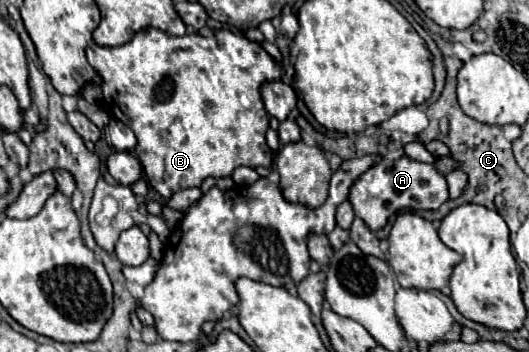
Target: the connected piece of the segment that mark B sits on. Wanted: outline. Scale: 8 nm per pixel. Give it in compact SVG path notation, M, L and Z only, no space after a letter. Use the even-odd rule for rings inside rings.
M145 28L145 30L137 32L131 42L121 44L121 46L107 48L107 46L97 46L95 42L91 42L87 46L87 60L103 78L103 86L101 86L103 88L103 104L111 108L111 114L115 118L125 122L135 132L135 136L137 136L137 158L143 164L149 186L153 186L165 200L183 188L201 186L201 182L209 176L225 178L225 176L231 176L231 172L239 166L249 166L249 168L265 166L265 168L269 168L273 164L273 150L267 146L267 140L265 140L265 132L269 128L269 114L267 114L263 100L261 100L261 86L263 86L263 82L281 80L281 64L277 64L257 42L251 42L245 36L237 36L231 30L217 30L215 36L205 38L201 34L171 36L171 34L161 32L157 28Z

